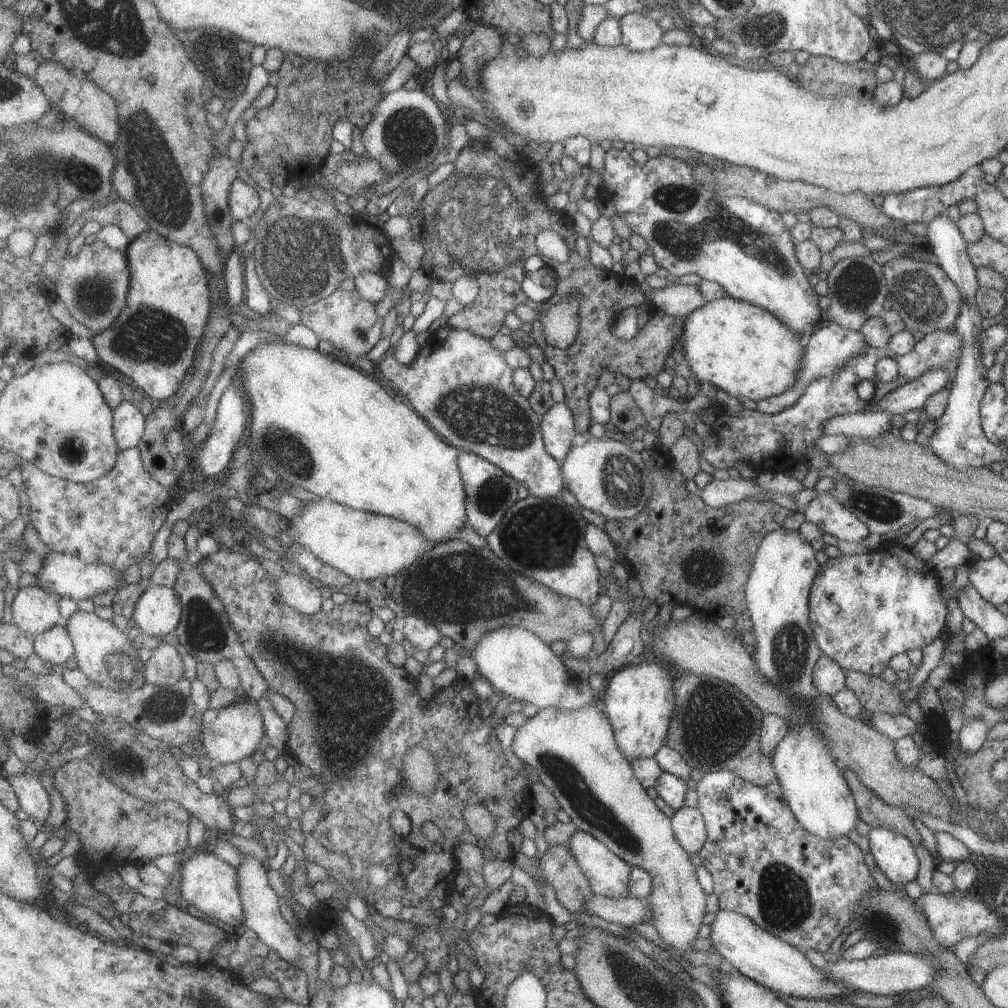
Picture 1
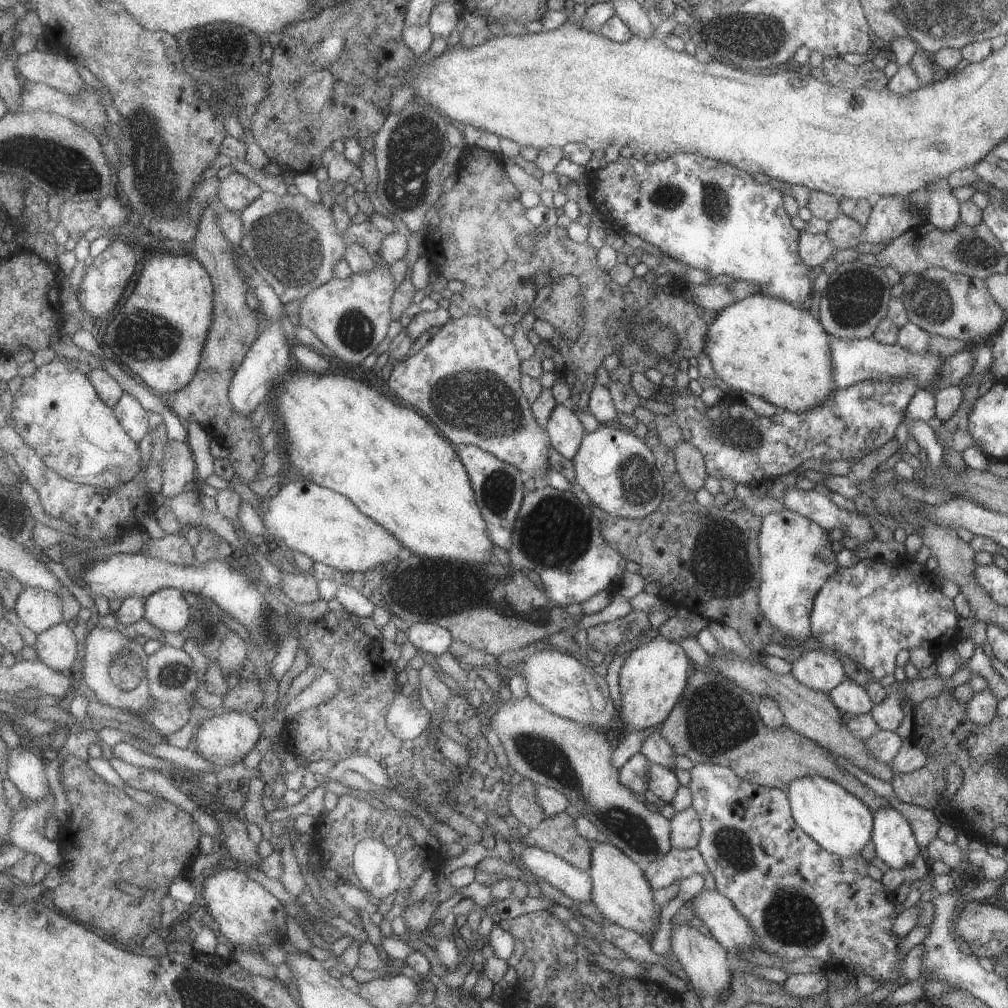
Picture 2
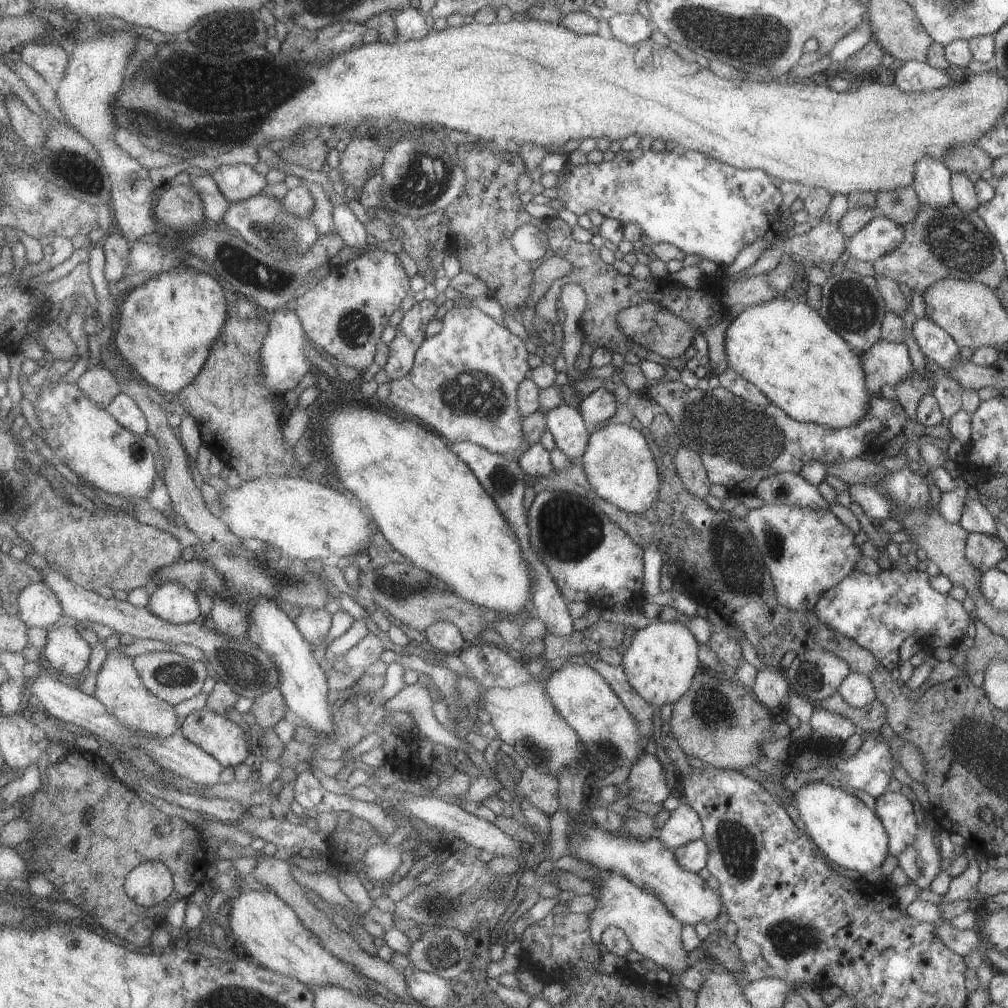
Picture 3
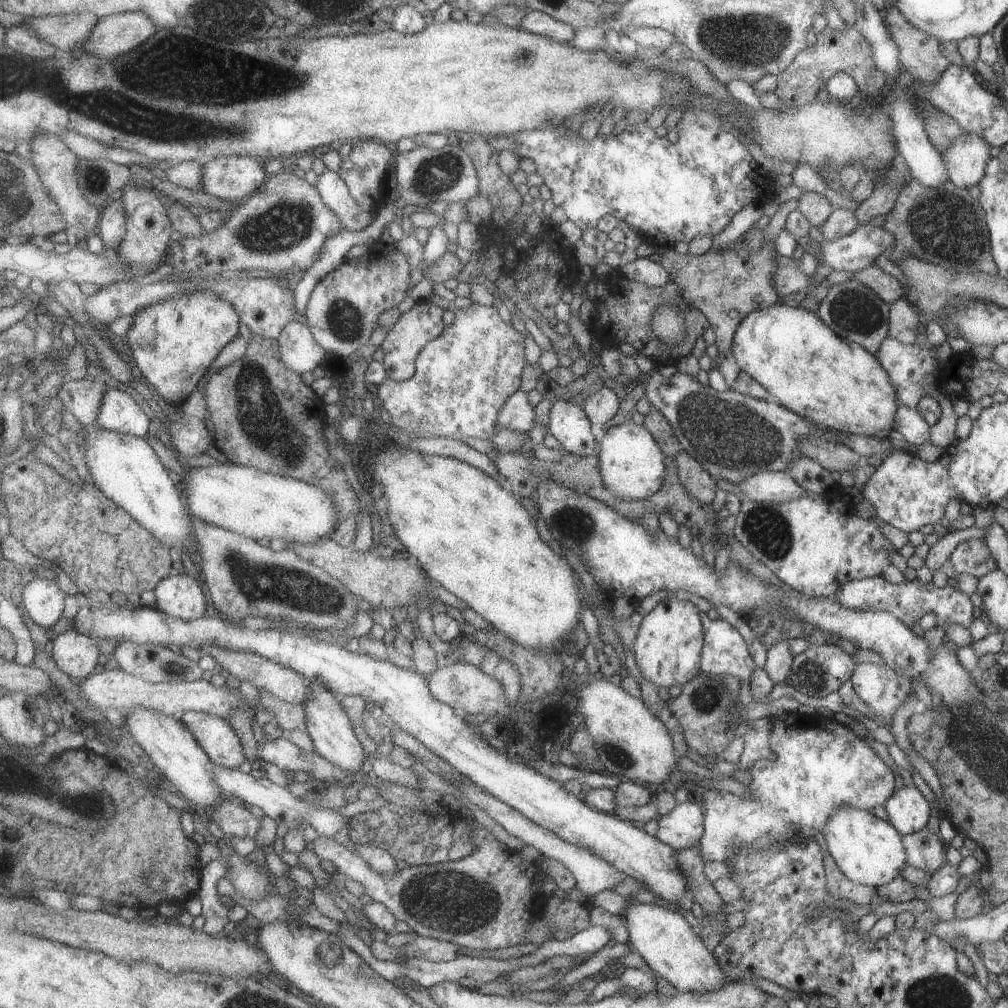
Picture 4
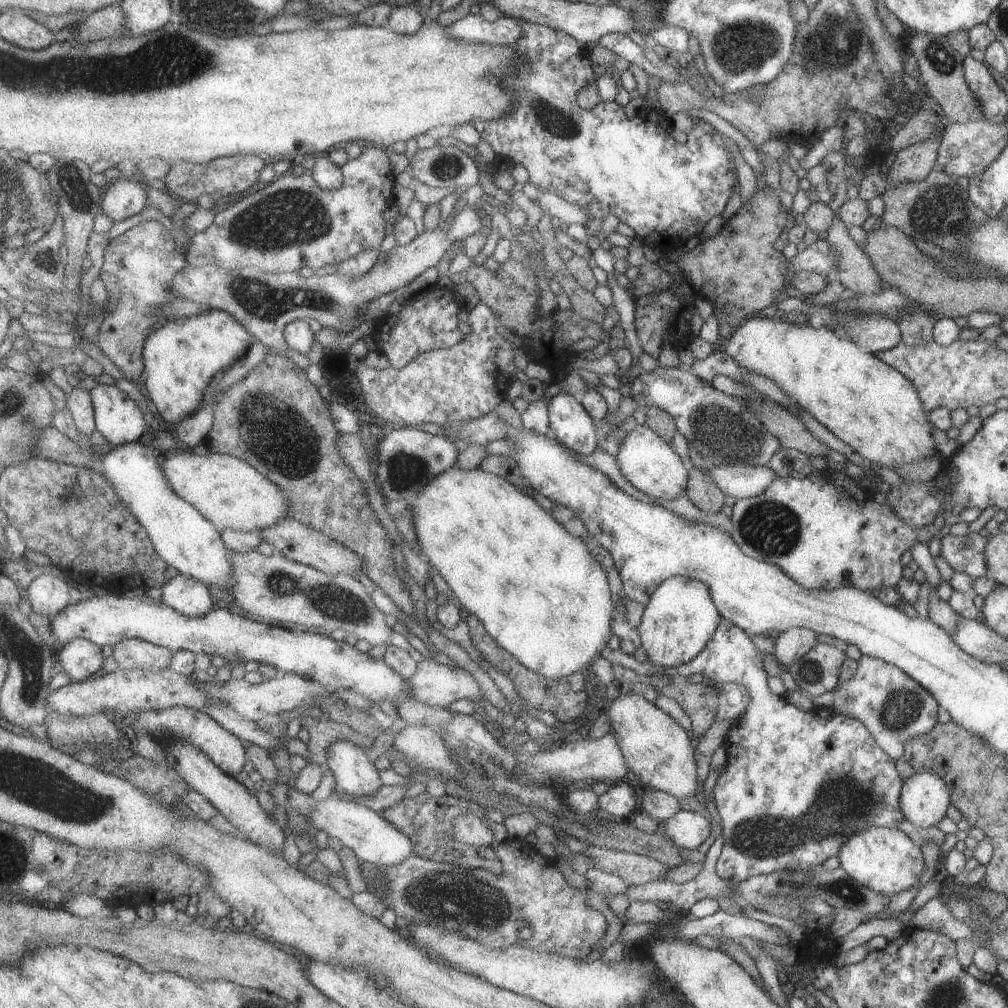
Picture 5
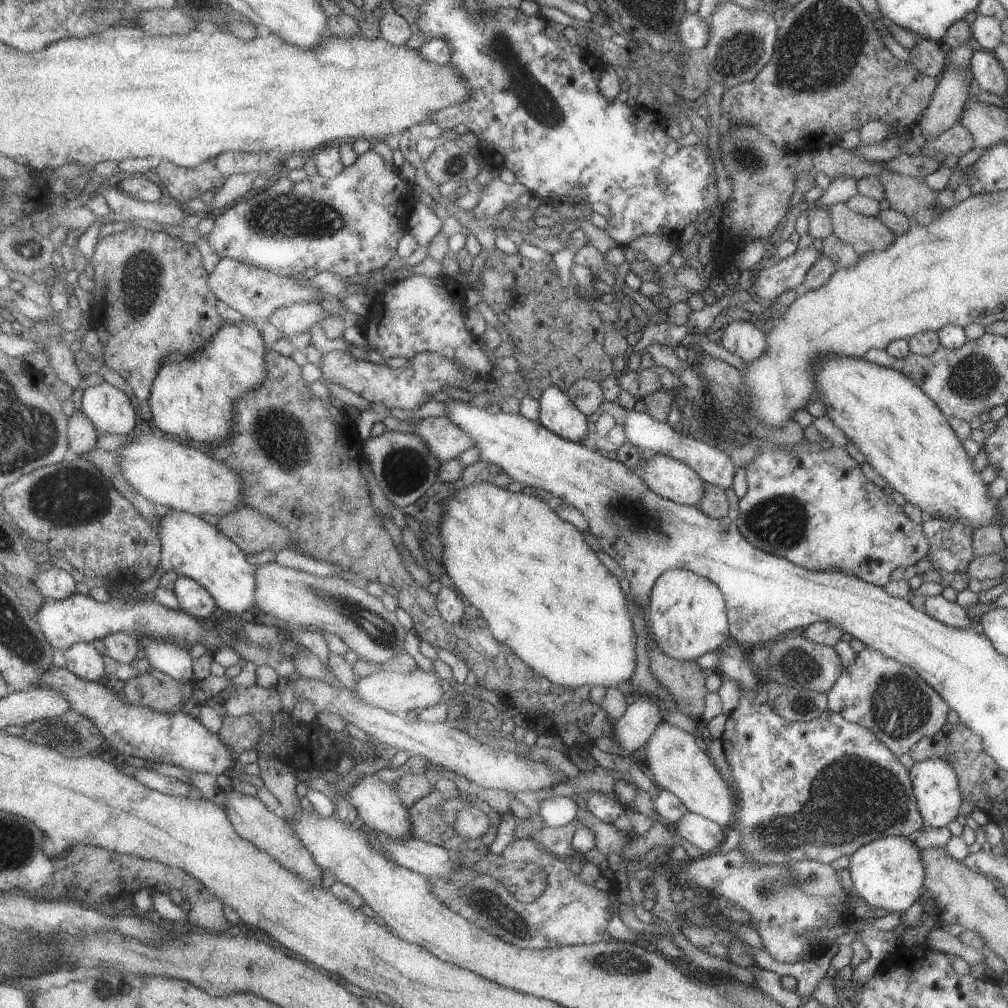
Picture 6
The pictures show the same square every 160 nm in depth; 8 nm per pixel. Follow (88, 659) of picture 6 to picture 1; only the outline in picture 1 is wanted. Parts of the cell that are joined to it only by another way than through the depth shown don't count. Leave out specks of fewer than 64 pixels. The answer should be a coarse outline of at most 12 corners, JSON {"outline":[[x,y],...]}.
{"outline":[[65,625],[36,636],[36,655],[62,670],[75,657]]}

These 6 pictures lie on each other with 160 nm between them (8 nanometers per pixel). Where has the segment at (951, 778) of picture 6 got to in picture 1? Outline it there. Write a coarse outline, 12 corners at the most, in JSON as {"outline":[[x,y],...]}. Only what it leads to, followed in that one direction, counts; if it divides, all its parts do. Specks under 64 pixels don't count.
{"outline":[[877,826],[867,840],[893,884],[915,880],[919,862],[905,836]]}

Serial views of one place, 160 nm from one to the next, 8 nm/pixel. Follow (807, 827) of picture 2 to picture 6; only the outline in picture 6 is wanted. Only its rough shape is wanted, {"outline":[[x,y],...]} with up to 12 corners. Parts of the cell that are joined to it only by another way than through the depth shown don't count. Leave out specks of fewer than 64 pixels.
{"outline":[[907,837],[857,848],[847,866],[869,906],[903,914],[922,892]]}

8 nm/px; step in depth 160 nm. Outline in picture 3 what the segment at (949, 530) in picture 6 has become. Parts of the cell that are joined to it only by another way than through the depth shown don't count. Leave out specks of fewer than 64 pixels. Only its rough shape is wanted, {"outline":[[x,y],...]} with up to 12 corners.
{"outline":[[968,533],[966,559],[985,572],[1007,556],[999,537]]}

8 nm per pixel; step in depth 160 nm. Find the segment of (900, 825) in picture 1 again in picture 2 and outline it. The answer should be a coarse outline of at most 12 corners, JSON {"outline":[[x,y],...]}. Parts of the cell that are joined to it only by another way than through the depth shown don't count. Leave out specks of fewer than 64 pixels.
{"outline":[[698,668],[659,726],[692,764],[785,788],[817,775],[885,797],[821,745],[768,729],[759,698]]}

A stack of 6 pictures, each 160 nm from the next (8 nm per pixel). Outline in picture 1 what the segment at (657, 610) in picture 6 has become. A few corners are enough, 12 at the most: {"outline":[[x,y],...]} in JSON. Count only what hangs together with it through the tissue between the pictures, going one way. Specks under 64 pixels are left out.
{"outline":[[643,656],[606,679],[599,706],[627,761],[664,746],[673,679]]}

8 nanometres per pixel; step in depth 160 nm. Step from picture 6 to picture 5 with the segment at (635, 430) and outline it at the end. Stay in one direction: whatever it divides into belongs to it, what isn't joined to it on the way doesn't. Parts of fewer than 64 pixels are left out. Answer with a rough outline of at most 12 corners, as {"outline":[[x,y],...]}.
{"outline":[[719,464],[701,471],[729,497],[765,492],[775,472],[765,465]]}

